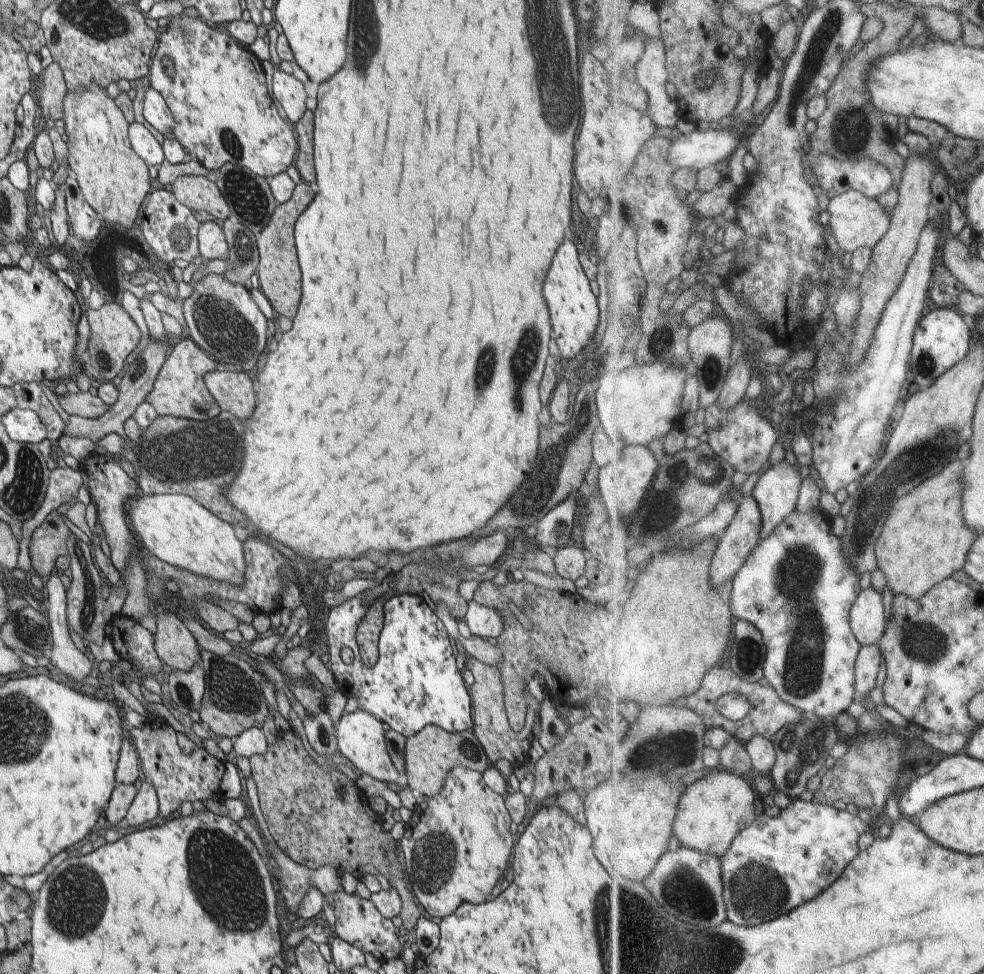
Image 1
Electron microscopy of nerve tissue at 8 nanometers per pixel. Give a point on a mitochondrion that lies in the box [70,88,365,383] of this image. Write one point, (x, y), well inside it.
(246, 194)

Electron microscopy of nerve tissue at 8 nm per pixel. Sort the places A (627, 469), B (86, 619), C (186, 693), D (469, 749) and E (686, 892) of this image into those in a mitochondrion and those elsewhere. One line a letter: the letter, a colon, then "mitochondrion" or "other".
A: other
B: other
C: mitochondrion
D: mitochondrion
E: mitochondrion

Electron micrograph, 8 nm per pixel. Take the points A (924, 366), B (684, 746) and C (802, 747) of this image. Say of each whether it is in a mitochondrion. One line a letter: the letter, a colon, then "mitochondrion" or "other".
A: mitochondrion
B: mitochondrion
C: mitochondrion

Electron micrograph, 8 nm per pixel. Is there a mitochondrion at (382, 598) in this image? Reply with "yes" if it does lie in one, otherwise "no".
no

